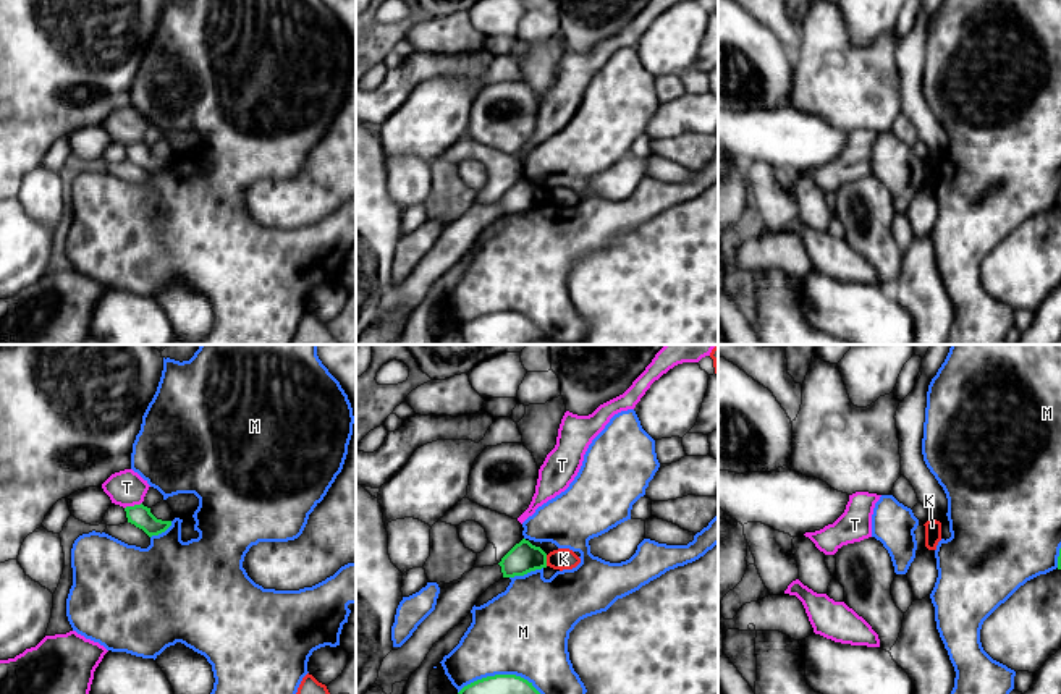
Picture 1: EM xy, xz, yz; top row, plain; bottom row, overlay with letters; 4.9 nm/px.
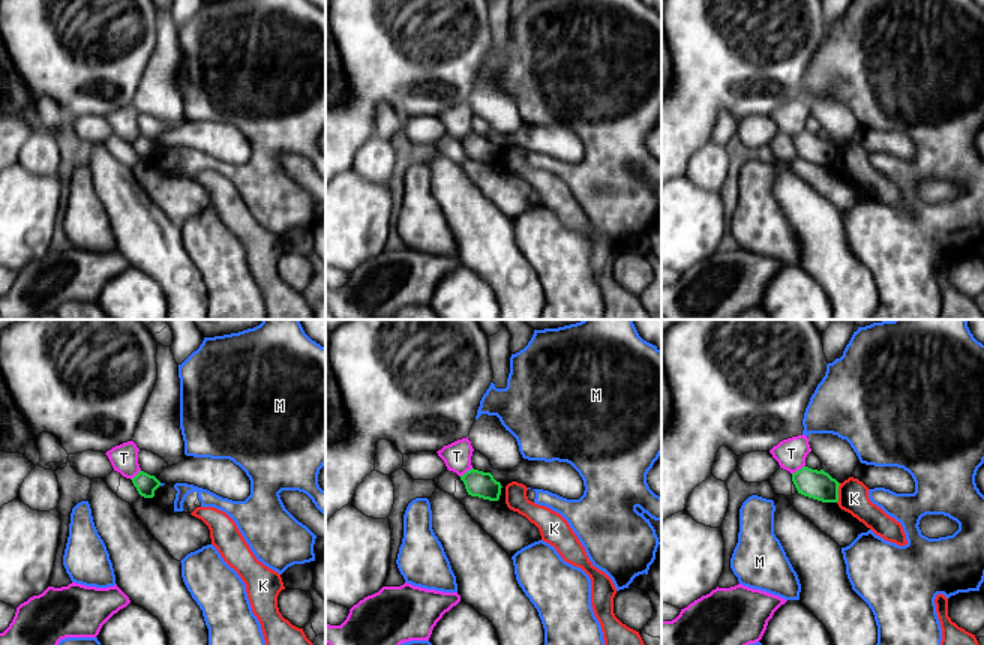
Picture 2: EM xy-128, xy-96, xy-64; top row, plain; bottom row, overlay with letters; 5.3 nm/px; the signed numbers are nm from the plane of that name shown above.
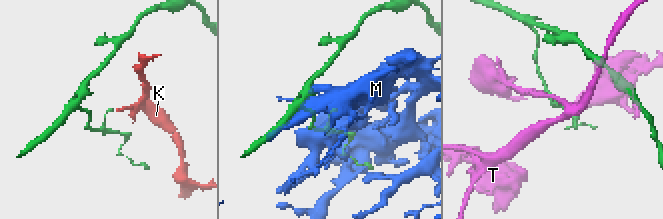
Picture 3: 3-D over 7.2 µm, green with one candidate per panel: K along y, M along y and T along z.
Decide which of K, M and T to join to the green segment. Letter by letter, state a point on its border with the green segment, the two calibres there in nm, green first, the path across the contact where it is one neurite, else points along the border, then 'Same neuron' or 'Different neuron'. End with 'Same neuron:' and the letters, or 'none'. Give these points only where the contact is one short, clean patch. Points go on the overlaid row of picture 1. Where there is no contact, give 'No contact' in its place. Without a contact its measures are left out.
K: Touches green at xz (545, 560). Thickness 150 nm (green) against 110 nm. Boundary: xz (545, 555), (547, 565). Different neuron
M: Touches green at xz (500, 675). Thickness 100 nm (green) against 440 nm. Different neuron
T: Touches green at xy (135, 505). Thickness 110 nm (green) against 180 nm. Different neuron
Same neuron: none

